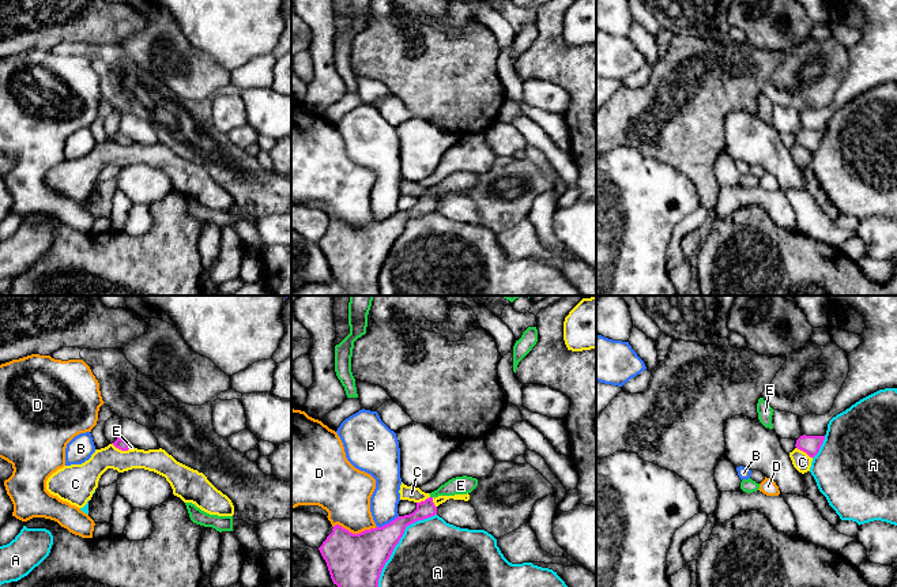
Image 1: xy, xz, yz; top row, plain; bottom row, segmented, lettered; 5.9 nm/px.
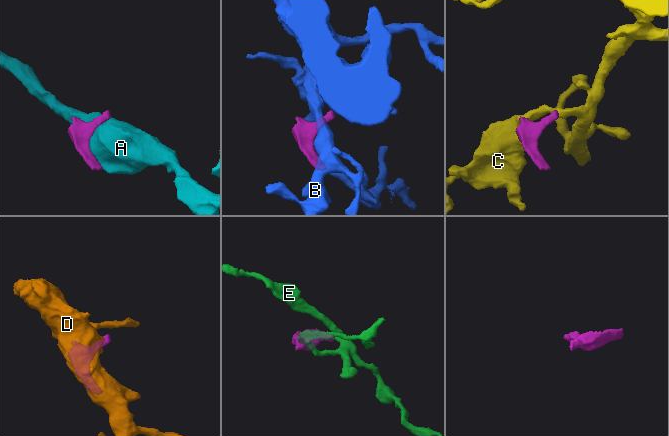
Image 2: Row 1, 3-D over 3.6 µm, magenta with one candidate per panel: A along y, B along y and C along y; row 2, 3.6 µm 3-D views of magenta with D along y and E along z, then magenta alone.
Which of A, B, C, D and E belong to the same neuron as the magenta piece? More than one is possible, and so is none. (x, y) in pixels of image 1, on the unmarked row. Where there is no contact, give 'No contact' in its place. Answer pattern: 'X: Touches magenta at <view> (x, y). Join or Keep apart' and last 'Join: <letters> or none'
A: Touches magenta at xz (394, 243). Keep apart
B: Touches magenta at xz (388, 218). Keep apart
C: Touches magenta at xy (120, 143). Keep apart
D: Touches magenta at xz (354, 229). Keep apart
E: Touches magenta at xy (128, 140). Join
Join: E

